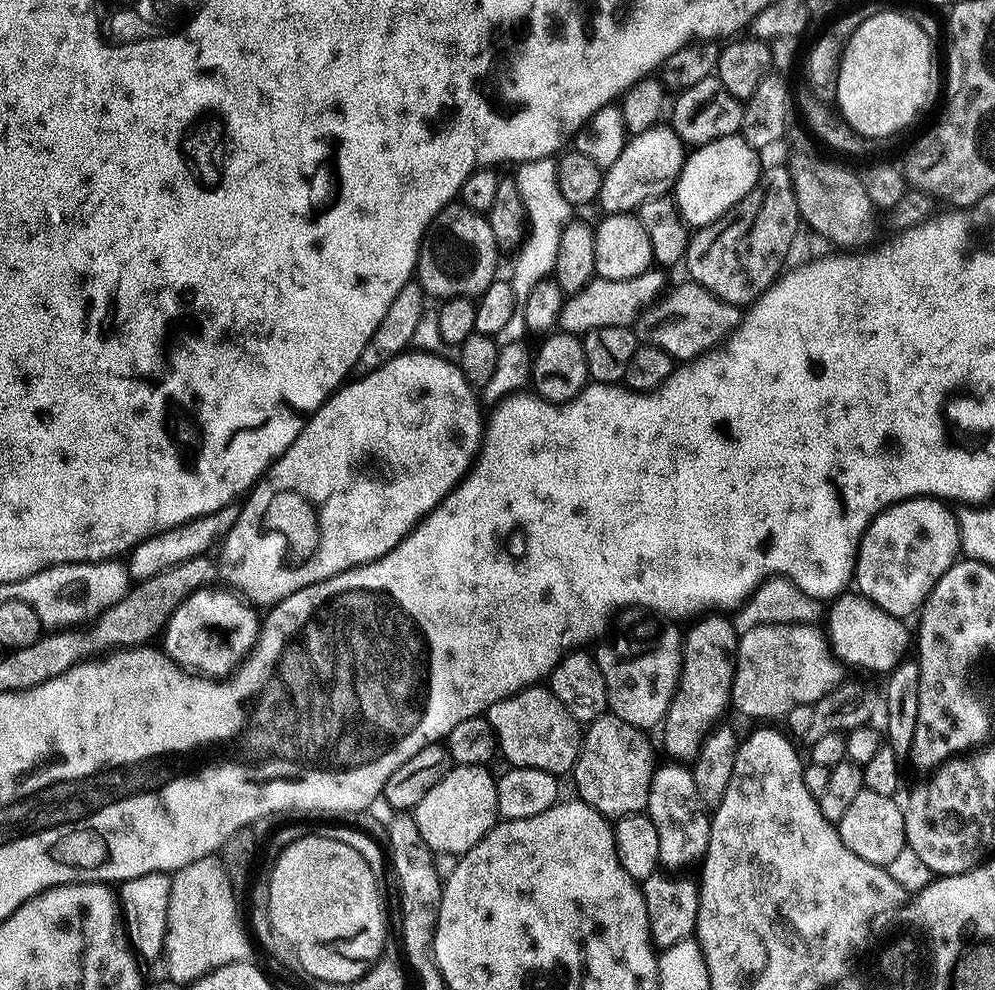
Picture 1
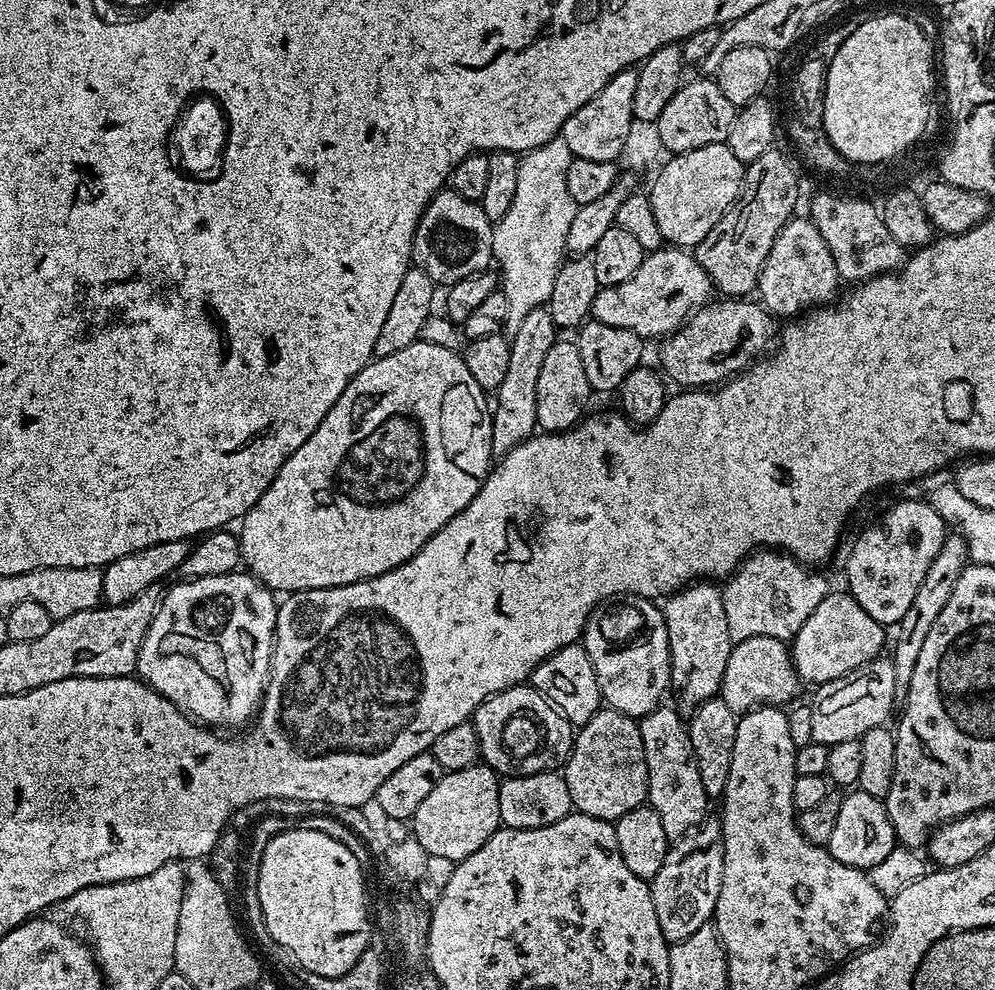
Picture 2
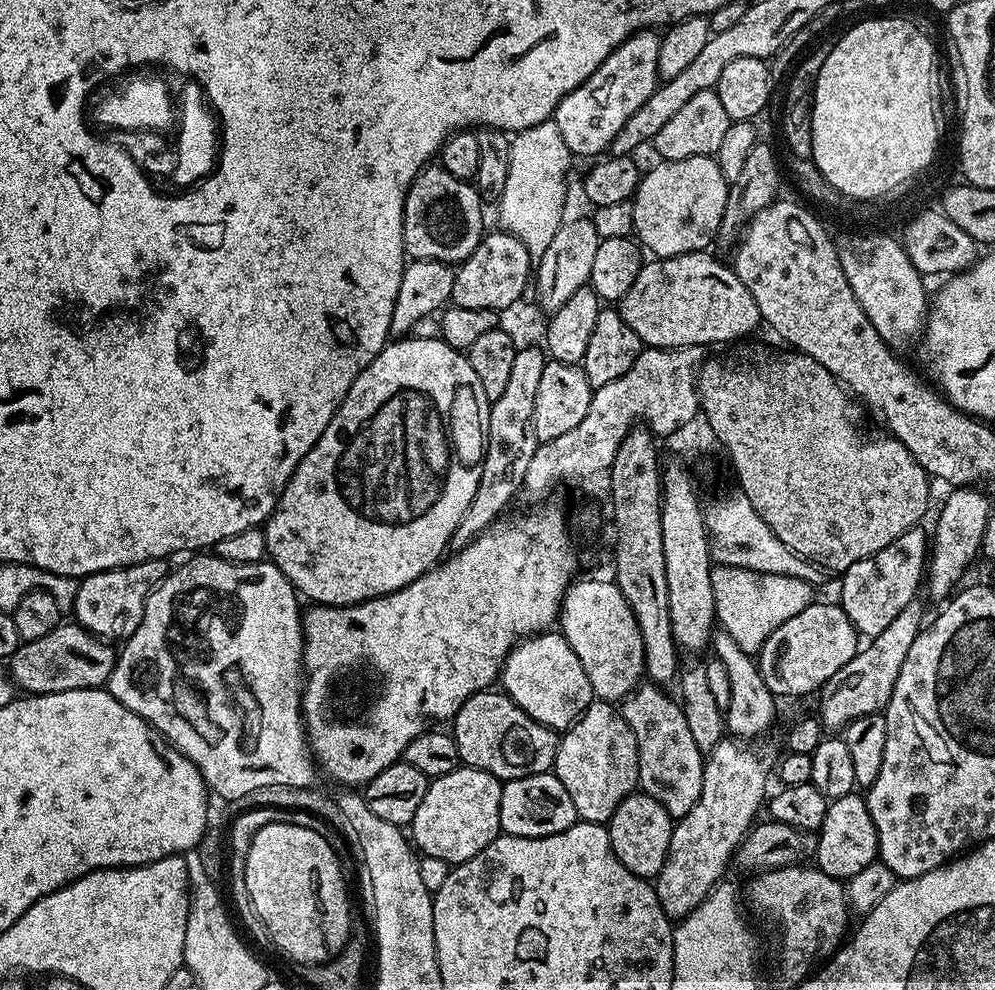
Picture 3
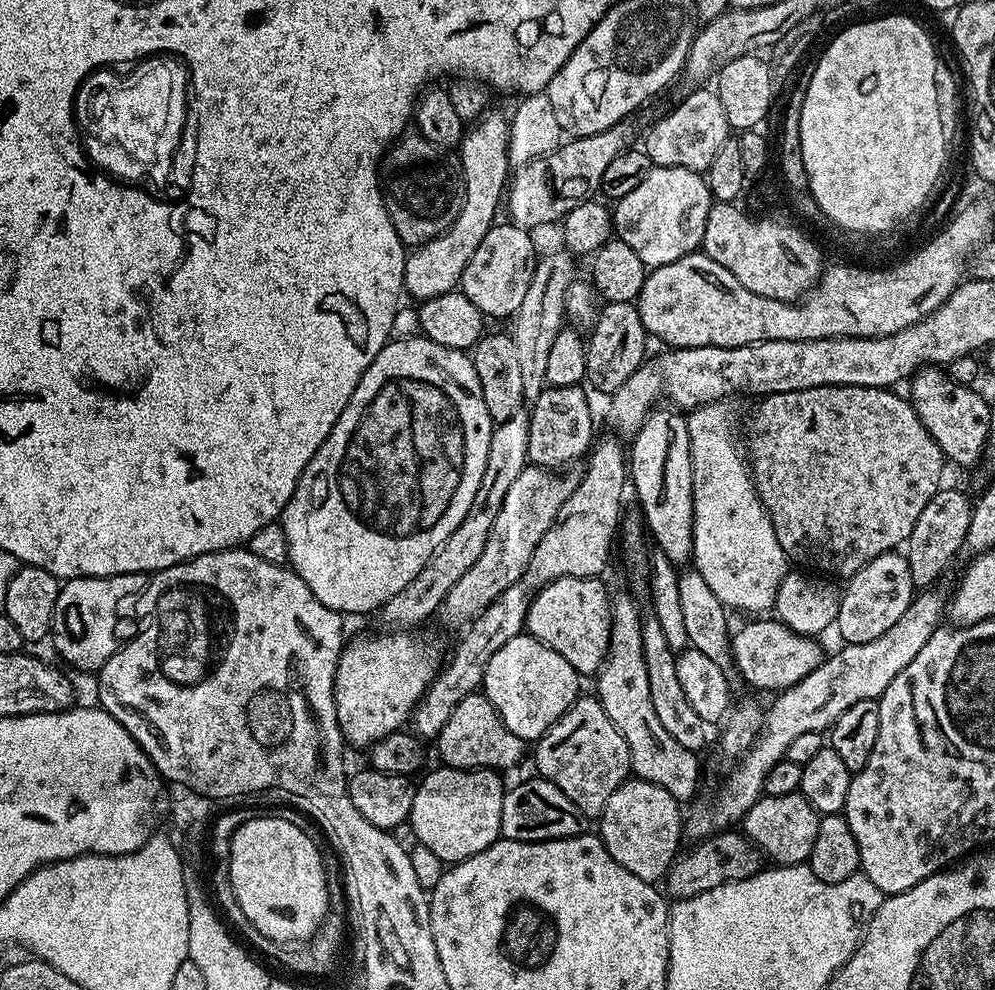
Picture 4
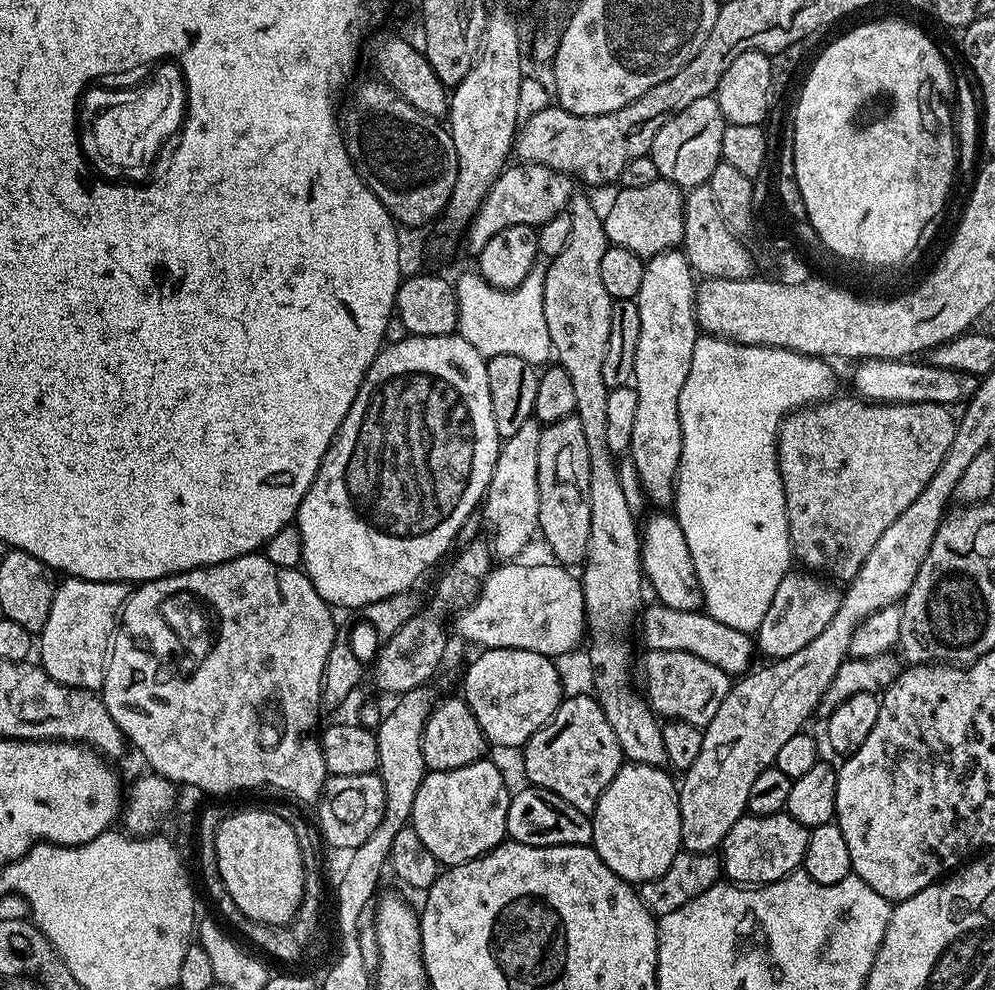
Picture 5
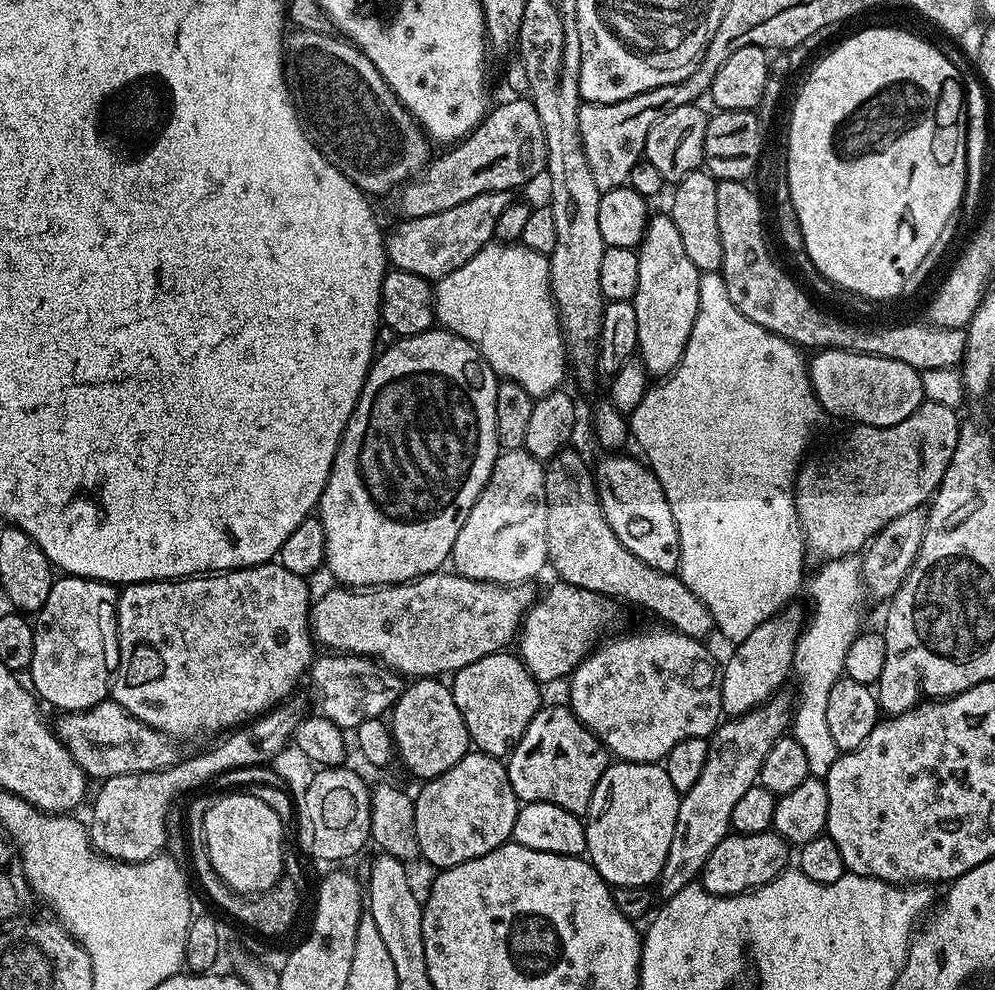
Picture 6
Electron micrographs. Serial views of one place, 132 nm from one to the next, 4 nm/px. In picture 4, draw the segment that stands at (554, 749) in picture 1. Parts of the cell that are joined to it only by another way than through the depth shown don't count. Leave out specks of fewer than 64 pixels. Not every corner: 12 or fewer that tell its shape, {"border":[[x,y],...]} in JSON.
{"border":[[471,692],[442,726],[449,768],[501,770],[524,756],[492,703]]}

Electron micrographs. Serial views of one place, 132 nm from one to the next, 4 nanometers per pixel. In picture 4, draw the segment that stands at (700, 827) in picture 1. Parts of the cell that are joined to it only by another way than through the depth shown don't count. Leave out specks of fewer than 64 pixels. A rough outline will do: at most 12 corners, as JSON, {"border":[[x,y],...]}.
{"border":[[611,597],[595,695],[626,738],[631,775],[685,802],[697,753],[678,746],[650,698],[642,615]]}

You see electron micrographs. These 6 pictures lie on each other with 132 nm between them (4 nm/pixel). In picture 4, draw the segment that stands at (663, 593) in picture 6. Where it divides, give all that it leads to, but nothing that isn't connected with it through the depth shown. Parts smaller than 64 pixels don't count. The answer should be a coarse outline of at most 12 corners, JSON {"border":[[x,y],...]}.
{"border":[[580,384],[548,386],[528,412],[528,459],[563,469],[591,449]]}

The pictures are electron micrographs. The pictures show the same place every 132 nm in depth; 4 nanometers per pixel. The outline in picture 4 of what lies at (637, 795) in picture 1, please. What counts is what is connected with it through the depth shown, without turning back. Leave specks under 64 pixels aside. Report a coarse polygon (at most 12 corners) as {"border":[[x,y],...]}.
{"border":[[581,695],[535,741],[536,768],[599,817],[629,779],[626,738]]}

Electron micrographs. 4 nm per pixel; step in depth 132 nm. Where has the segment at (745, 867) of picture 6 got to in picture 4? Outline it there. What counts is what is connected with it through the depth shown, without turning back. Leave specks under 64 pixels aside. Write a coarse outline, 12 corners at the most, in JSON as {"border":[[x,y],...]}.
{"border":[[761,796],[742,831],[773,865],[811,861],[820,813]]}

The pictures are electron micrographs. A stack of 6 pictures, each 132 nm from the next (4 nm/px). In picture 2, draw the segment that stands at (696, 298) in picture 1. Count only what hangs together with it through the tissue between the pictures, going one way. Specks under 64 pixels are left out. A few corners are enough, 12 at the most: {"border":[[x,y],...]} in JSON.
{"border":[[713,299],[659,341],[663,375],[704,390],[773,343],[755,299]]}

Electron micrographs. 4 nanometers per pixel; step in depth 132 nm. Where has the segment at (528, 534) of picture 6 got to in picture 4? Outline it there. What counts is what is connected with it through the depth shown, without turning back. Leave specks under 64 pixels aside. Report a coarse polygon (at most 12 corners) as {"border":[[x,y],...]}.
{"border":[[573,253],[540,256],[512,335],[525,405],[548,384],[578,276]]}

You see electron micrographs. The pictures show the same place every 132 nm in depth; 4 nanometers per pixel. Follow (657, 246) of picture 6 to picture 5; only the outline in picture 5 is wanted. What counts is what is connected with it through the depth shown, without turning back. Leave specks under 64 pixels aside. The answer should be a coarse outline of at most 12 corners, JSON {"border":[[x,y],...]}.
{"border":[[683,251],[645,263],[630,459],[656,506],[676,495],[678,394],[698,335]]}

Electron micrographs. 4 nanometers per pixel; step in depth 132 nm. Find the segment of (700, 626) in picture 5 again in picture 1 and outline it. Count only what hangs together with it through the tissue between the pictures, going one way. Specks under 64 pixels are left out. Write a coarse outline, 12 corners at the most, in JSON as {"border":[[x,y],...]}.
{"border":[[841,594],[827,609],[836,658],[892,672],[908,628],[872,600]]}

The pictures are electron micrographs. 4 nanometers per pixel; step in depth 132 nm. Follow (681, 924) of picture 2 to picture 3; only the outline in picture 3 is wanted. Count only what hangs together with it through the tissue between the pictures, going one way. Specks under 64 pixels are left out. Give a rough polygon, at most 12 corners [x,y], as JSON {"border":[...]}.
{"border":[[725,738],[675,821],[656,897],[679,922],[733,863],[774,760]]}

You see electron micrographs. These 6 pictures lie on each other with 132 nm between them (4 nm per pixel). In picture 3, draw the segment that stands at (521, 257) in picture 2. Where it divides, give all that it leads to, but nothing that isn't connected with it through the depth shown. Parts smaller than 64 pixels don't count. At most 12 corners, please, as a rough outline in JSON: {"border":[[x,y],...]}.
{"border":[[553,119],[512,136],[498,220],[562,224],[572,153]]}

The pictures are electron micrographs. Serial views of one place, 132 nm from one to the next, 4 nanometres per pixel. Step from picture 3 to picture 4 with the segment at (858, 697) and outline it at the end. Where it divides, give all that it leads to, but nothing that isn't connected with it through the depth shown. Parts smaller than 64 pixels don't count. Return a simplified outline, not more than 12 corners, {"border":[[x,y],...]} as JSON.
{"border":[[941,487],[906,555],[915,589],[933,587],[961,555],[973,501]]}

